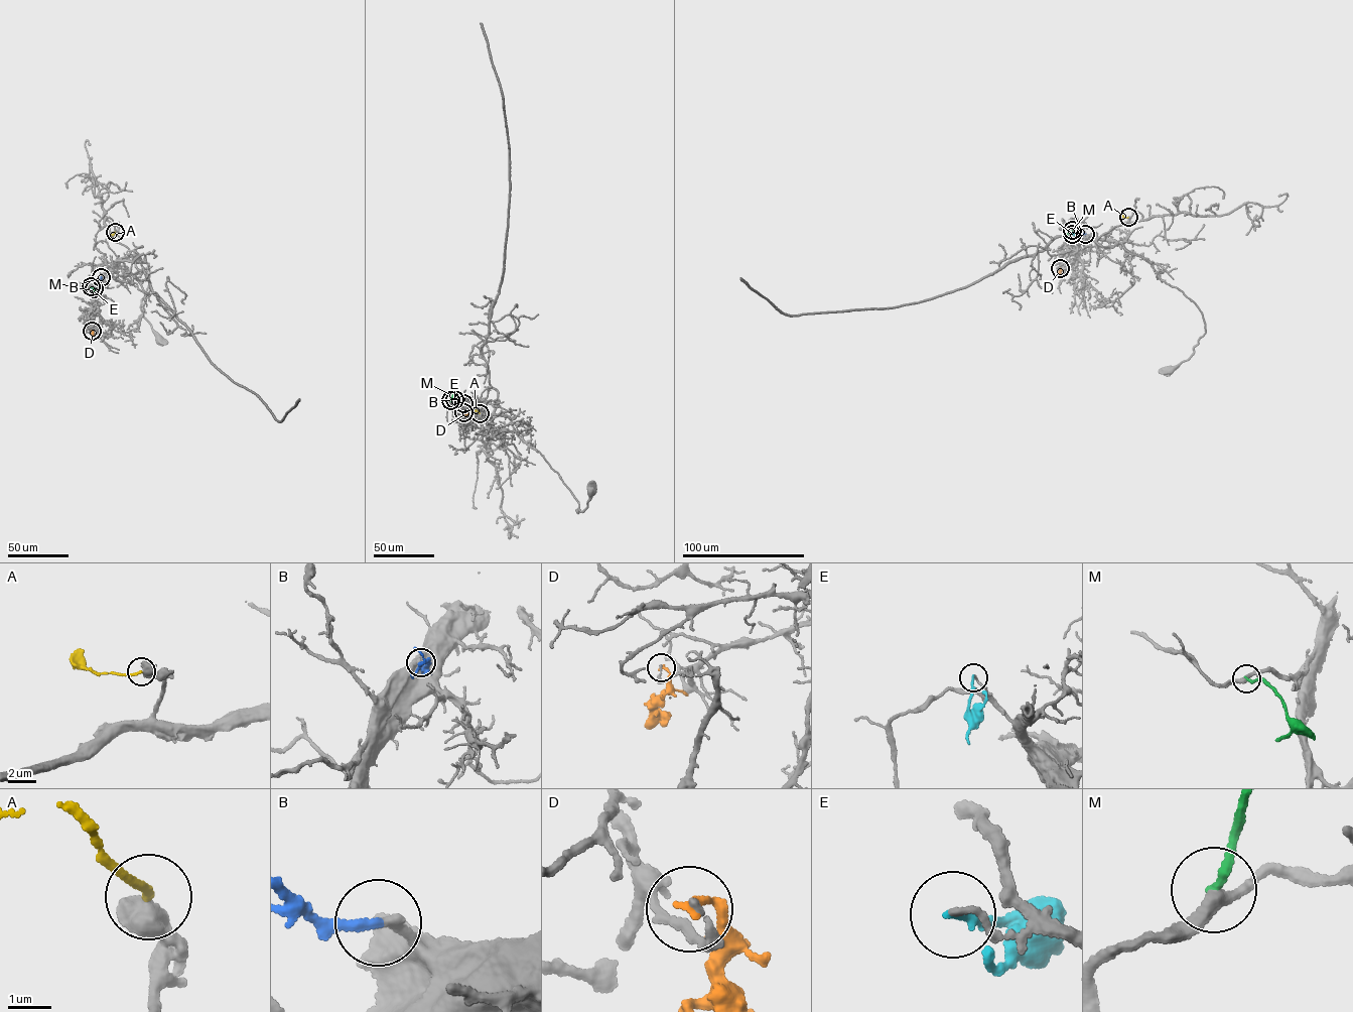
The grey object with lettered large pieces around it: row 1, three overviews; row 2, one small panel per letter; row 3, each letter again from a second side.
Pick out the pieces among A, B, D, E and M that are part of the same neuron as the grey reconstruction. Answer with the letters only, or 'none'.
B

